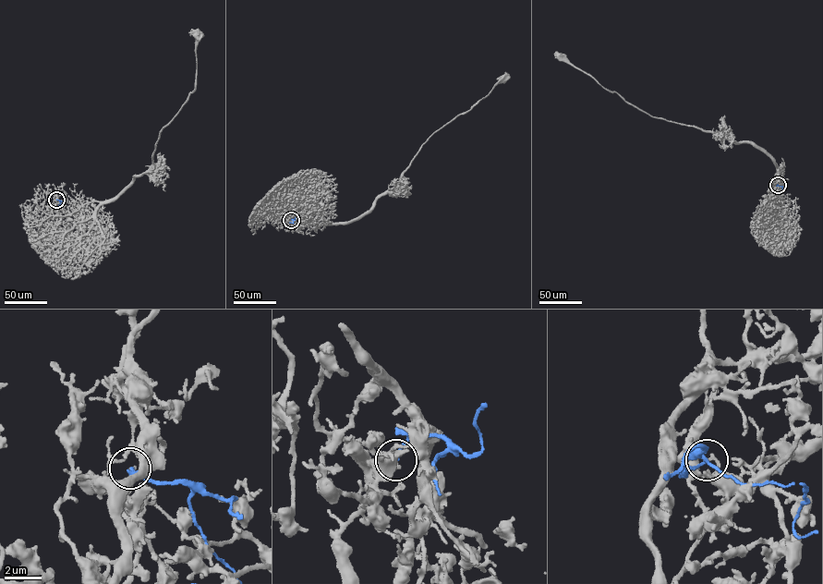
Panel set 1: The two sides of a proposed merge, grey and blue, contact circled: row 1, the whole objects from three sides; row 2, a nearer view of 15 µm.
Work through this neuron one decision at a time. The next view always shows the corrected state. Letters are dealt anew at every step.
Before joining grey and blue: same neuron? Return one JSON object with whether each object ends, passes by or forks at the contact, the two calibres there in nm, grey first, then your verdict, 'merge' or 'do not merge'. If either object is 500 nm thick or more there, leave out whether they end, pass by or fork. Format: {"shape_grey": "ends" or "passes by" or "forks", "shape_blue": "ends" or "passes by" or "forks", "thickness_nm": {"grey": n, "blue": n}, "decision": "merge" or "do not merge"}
{"shape_grey": "ends", "shape_blue": "ends", "thickness_nm": {"grey": 170, "blue": 120}, "decision": "do not merge"}

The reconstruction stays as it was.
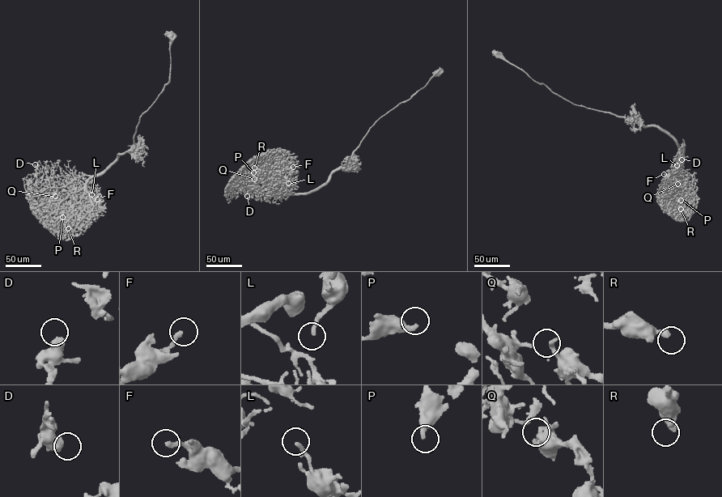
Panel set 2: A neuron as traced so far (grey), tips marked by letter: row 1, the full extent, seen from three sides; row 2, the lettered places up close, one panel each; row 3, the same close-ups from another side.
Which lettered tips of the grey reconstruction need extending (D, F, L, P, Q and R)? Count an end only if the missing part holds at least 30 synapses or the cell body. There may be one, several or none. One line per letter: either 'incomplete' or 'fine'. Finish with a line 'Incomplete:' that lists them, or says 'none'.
D: incomplete
F: fine
L: fine
P: fine
Q: fine
R: fine
Incomplete: D

